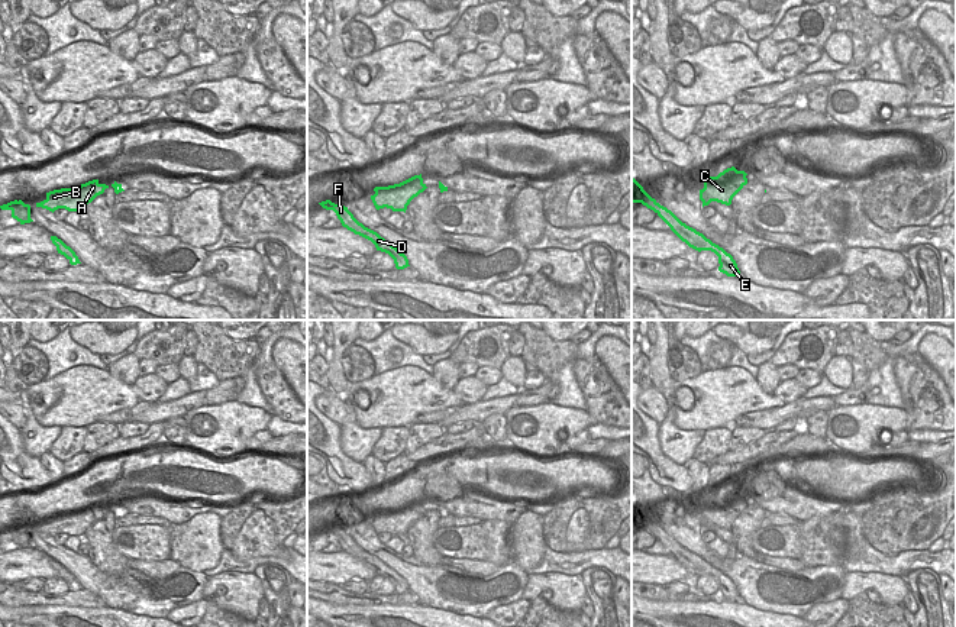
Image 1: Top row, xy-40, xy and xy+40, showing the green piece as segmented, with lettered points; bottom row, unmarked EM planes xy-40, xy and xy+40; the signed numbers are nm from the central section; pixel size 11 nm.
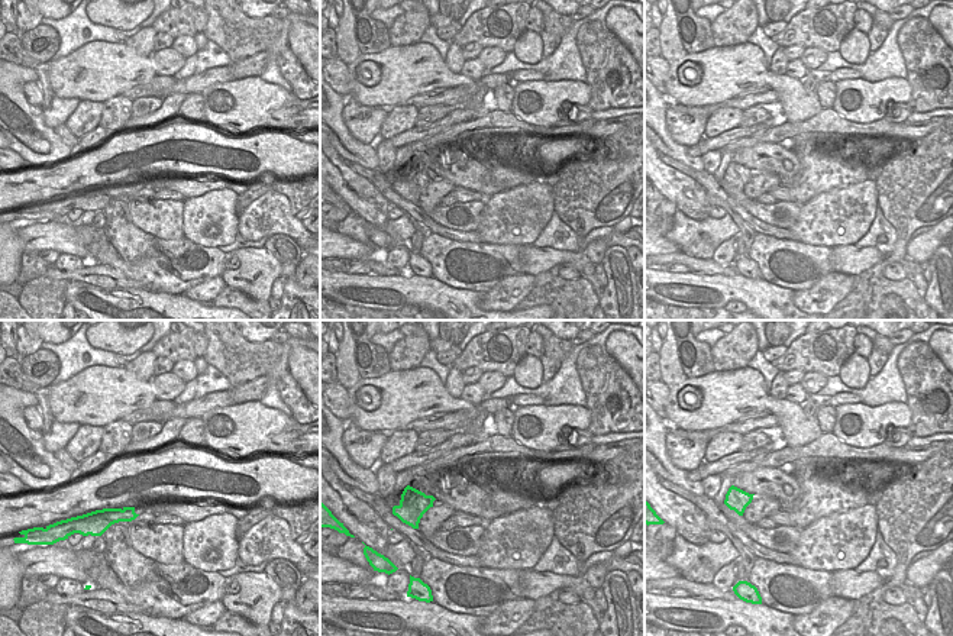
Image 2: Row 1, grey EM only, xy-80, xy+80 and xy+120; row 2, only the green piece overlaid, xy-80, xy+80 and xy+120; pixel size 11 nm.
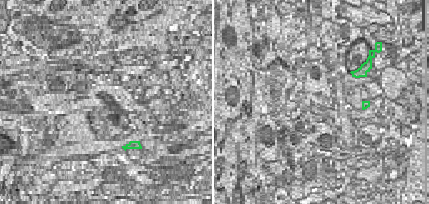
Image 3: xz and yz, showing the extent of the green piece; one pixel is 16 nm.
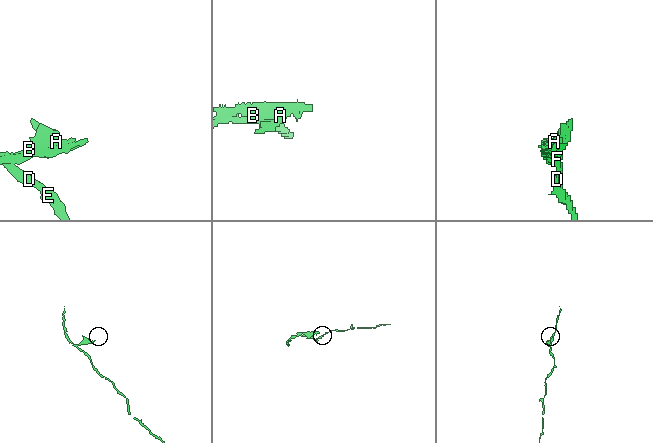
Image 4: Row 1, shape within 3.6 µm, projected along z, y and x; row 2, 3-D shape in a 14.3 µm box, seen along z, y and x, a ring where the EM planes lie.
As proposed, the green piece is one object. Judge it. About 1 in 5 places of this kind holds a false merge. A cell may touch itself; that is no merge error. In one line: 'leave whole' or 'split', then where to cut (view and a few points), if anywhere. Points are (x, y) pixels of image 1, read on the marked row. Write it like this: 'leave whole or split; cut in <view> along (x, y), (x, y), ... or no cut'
leave whole; no cut

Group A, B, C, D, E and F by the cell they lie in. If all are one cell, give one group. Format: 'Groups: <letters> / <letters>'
Groups: A B C D E F

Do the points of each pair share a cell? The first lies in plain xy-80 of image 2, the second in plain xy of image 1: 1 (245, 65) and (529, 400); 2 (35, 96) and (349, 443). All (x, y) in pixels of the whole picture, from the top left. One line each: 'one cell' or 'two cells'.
1: one cell
2: two cells

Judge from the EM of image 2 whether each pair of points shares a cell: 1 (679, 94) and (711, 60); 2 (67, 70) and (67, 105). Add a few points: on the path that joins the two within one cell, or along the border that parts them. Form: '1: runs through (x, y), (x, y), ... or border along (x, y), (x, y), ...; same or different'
1: runs through (693, 94), (711, 78), (711, 73); same
2: border along (47, 71), (49, 87), (57, 96), (80, 100); different

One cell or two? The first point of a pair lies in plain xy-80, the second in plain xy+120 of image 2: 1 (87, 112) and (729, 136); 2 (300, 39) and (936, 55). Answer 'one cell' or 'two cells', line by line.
1: two cells
2: two cells

